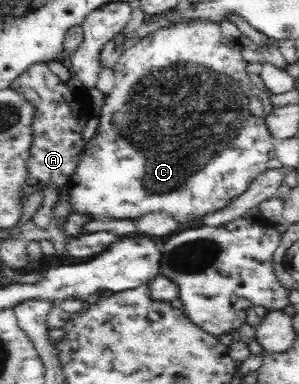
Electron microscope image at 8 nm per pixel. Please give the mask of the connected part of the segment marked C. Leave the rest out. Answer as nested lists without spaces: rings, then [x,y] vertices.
[[[194,19],[176,24],[163,24],[155,28],[153,33],[137,41],[133,47],[128,47],[123,51],[113,68],[116,85],[111,95],[105,98],[99,115],[101,122],[97,132],[86,141],[84,153],[80,156],[78,167],[71,177],[69,191],[71,210],[91,214],[94,220],[131,219],[135,221],[147,213],[165,213],[169,217],[173,217],[173,220],[179,225],[195,224],[202,221],[207,214],[227,207],[232,199],[247,191],[258,175],[267,172],[267,162],[276,158],[276,152],[271,142],[273,139],[265,126],[267,115],[263,115],[263,117],[253,115],[250,111],[249,100],[251,97],[260,97],[264,113],[271,112],[273,106],[271,101],[265,98],[264,93],[251,84],[246,75],[247,62],[239,54],[241,46],[242,41],[223,37],[219,22]]]

